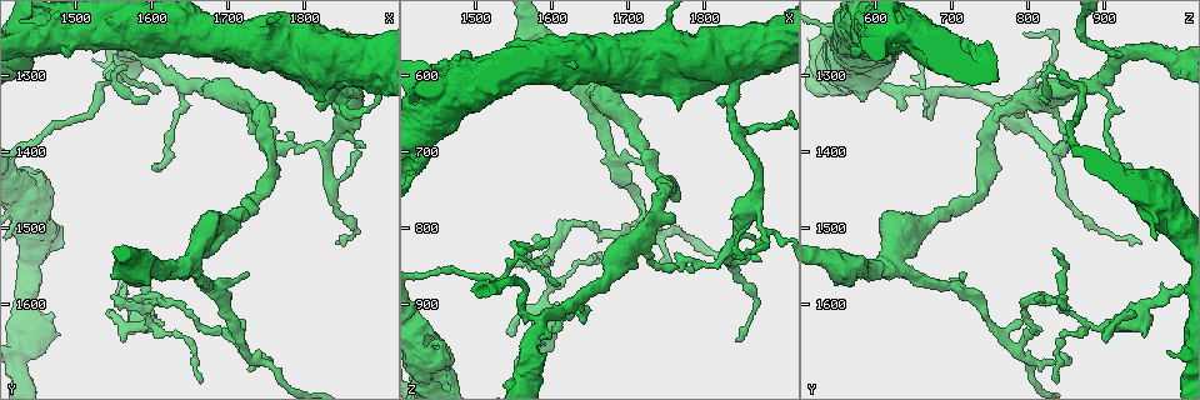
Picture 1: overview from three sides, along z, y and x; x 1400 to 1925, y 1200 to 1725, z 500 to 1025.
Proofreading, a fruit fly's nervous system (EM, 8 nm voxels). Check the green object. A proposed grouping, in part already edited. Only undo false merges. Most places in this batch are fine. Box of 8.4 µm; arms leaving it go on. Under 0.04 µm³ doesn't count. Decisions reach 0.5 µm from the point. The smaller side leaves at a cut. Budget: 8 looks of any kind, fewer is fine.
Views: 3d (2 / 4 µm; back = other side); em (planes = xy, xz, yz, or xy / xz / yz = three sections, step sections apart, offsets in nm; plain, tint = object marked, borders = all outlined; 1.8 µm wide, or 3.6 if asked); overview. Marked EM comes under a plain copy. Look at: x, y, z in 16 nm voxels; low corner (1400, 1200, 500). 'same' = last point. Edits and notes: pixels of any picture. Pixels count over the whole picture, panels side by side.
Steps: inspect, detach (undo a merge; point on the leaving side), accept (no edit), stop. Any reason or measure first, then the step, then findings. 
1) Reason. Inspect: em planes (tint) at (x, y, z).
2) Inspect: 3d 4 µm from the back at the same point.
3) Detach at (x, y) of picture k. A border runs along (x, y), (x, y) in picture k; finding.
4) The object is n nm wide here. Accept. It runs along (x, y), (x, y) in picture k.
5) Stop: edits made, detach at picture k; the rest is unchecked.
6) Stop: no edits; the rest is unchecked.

Three arms meet. Inspect: 3d 2 µm at (1585, 1275, 925).

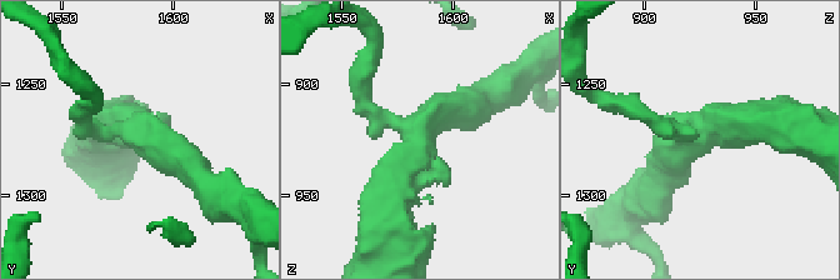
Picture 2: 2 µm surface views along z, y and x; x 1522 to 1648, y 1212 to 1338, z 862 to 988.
Need the tissue. Inspect: em planes (tint) at (1583, 1275, 921).

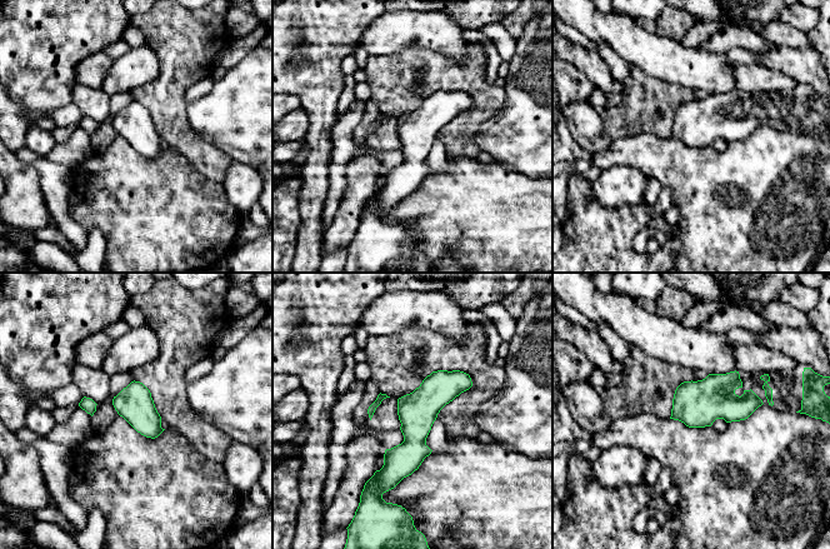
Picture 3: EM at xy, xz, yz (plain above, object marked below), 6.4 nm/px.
The object is 240 nm wide here. Accept. It runs along (465, 377), (386, 483) in picture 3; one neuron here.

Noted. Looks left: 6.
Sharp bend. Inspect: em planes (tint) at (1460, 1445, 955).

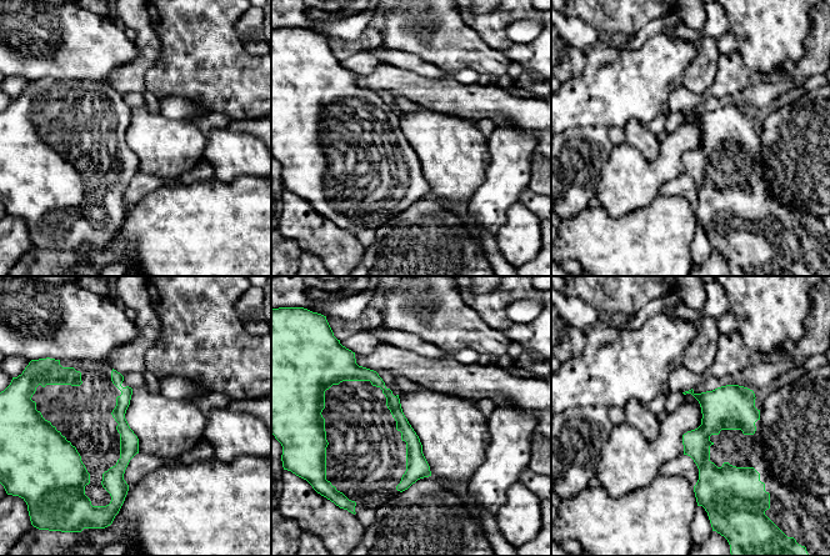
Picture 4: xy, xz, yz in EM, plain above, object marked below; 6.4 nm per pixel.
Accept. It runs along (354, 369), (388, 392), (413, 441), (401, 487) in picture 4; all the same neuron.

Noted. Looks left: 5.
Sharp bend. Inspect: 3d 4 µm at (1635, 1595, 790).

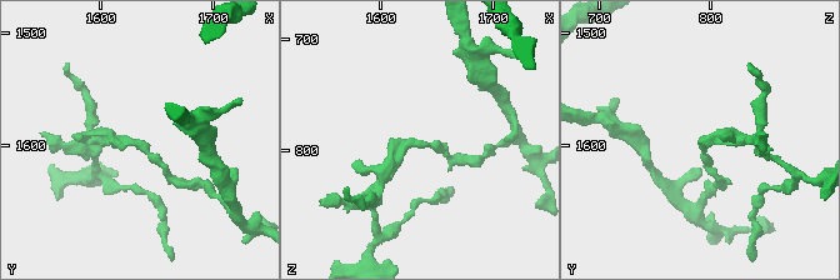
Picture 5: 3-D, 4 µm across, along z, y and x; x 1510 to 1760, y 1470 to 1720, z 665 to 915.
Need the tissue. Inspect: em planes (tint) at (1634, 1598, 794).

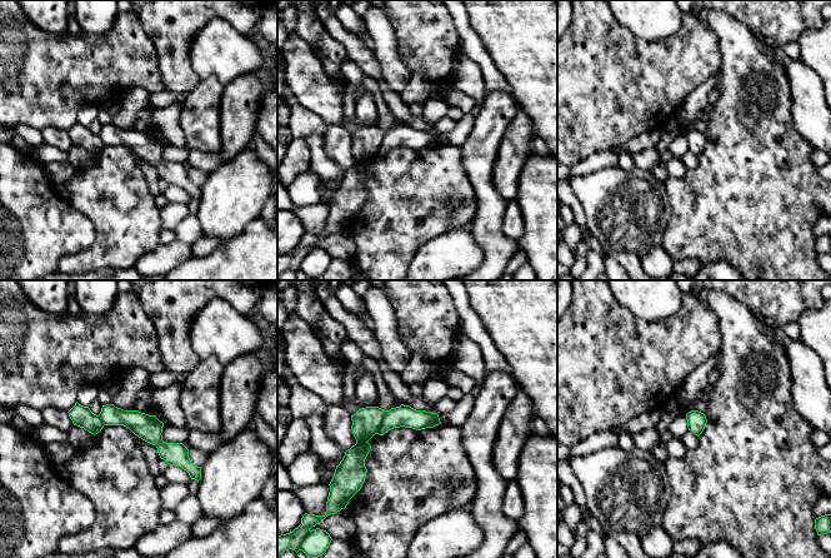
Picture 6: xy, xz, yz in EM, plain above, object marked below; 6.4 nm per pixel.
Detach at (404, 415) of picture 6. The part that leaves runs along (105, 408), (141, 424), (194, 469) in picture 6; a second neuron is stuck on.

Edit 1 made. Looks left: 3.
Stop: edits made, detach at picture 6; the rest is unchecked.

